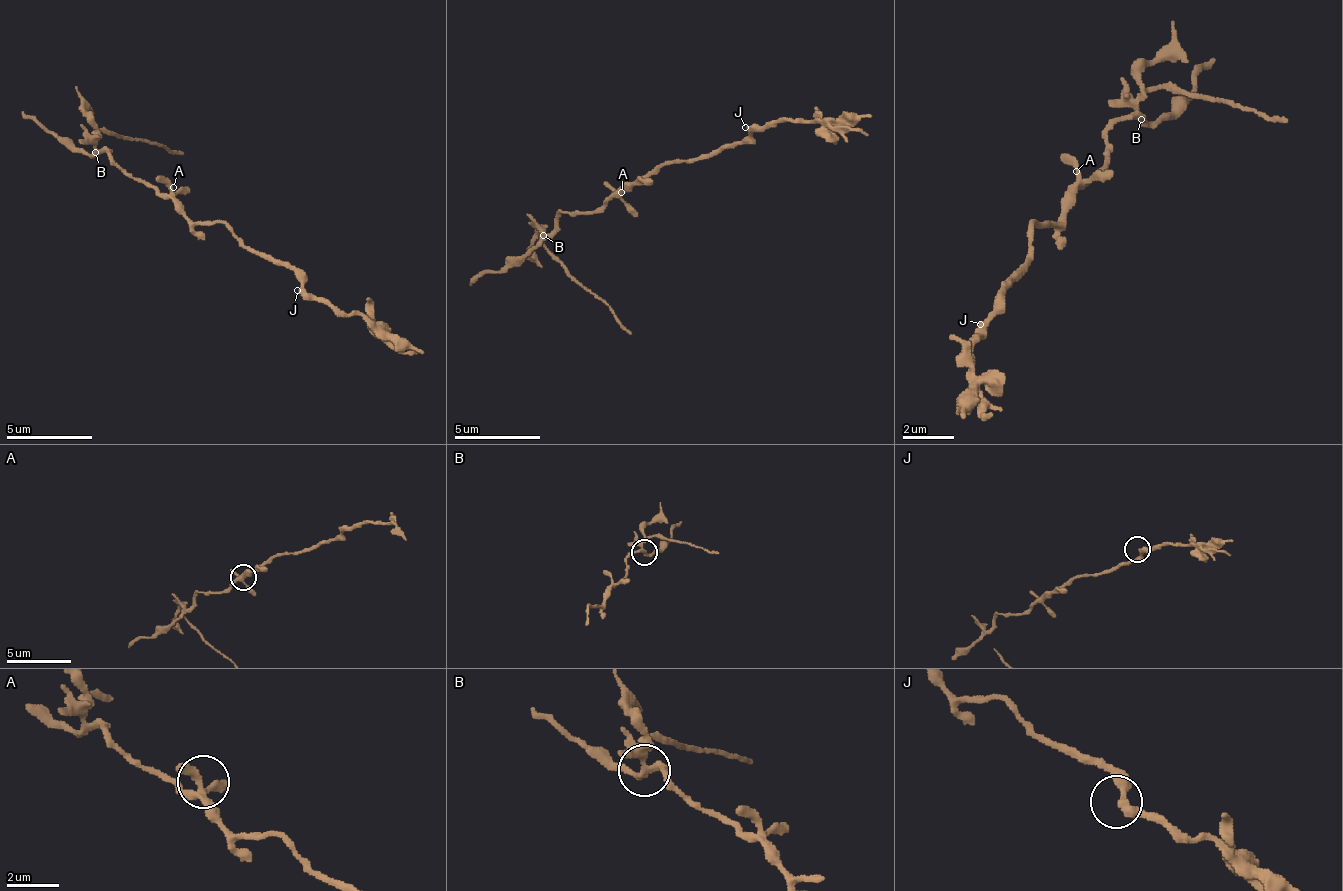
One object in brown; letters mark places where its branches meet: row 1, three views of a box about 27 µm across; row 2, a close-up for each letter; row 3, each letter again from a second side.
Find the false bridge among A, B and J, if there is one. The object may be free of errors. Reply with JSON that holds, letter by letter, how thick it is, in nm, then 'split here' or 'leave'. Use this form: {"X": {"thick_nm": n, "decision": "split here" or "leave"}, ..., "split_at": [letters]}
{"A": {"thick_nm": 240, "decision": "leave"}, "B": {"thick_nm": 240, "decision": "split here"}, "J": {"thick_nm": 280, "decision": "leave"}, "split_at": ["B"]}

